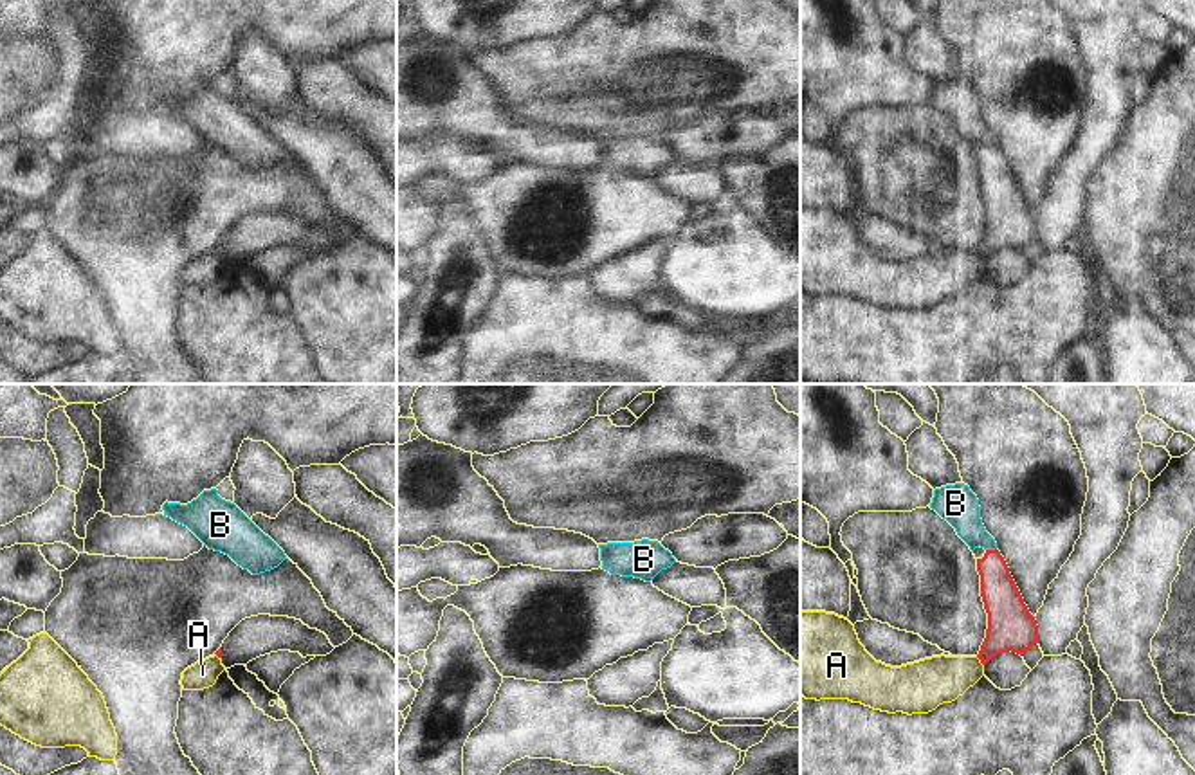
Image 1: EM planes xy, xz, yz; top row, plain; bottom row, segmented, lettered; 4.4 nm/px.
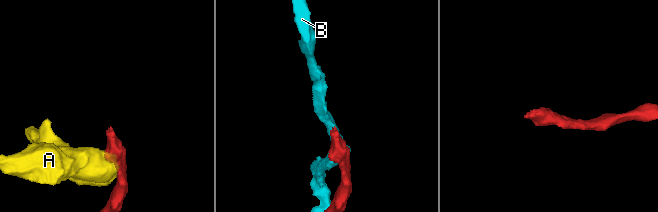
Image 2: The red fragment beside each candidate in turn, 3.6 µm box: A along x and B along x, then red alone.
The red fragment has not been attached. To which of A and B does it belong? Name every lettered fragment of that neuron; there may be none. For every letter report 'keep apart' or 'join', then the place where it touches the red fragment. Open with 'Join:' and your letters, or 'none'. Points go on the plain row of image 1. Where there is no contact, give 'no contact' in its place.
Join: none
A: keep apart; contact yz (981, 258)
B: keep apart; contact yz (990, 146)

